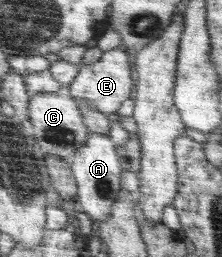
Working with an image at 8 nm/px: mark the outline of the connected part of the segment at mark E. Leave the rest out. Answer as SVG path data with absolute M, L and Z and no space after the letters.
M123 47L103 52L101 58L93 64L81 64L77 77L69 84L70 96L75 100L83 100L102 114L115 114L121 106L121 102L129 99L133 92L133 78L129 76L131 64L127 60L127 54Z

